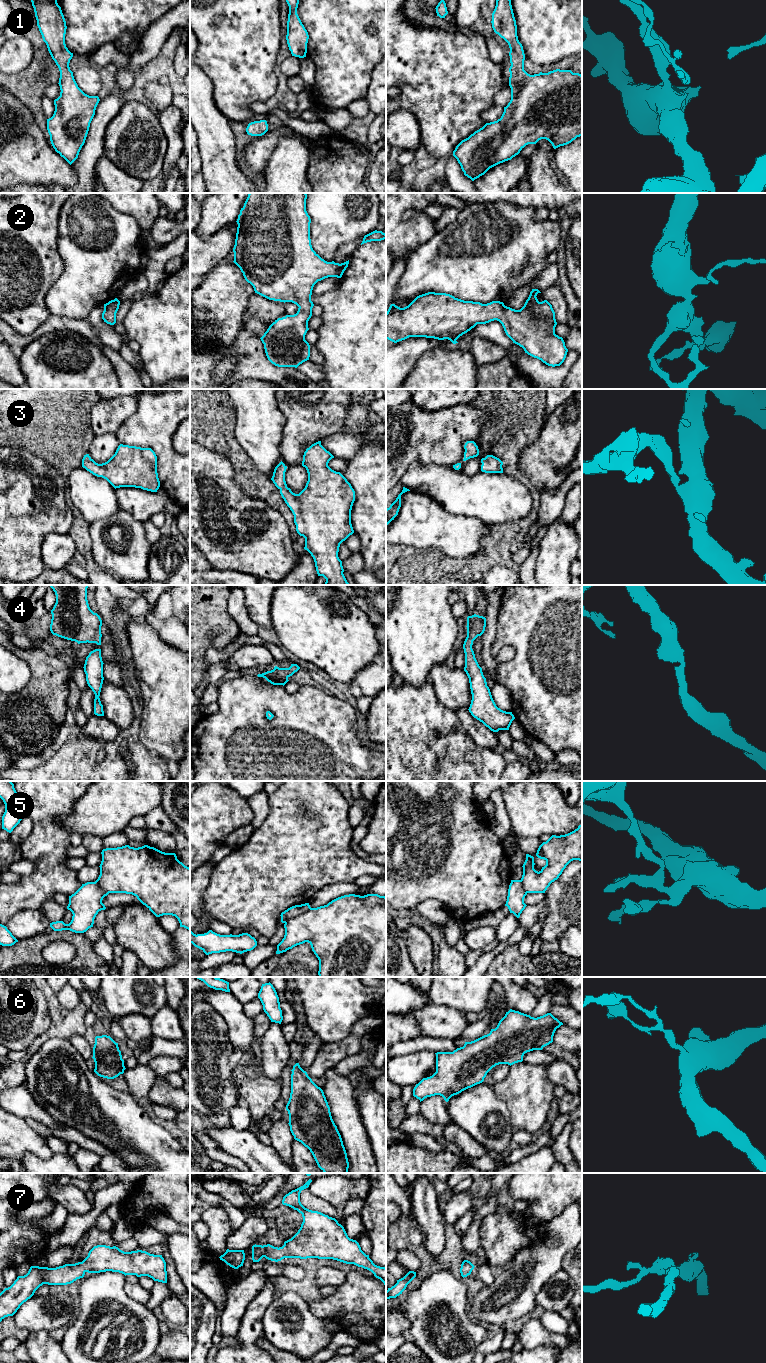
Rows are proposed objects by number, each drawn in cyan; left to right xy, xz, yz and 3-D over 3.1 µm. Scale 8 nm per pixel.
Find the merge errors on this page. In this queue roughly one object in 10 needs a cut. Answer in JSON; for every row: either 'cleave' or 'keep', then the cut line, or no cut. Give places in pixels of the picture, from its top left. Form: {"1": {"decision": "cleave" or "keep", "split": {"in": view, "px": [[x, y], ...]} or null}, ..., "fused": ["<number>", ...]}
{"1": {"decision": "keep", "split": null}, "2": {"decision": "keep", "split": null}, "3": {"decision": "keep", "split": null}, "4": {"decision": "keep", "split": null}, "5": {"decision": "keep", "split": null}, "6": {"decision": "keep", "split": null}, "7": {"decision": "keep", "split": null}, "fused": []}

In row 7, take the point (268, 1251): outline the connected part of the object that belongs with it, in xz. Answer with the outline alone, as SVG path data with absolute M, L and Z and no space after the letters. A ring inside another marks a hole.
M309 1179L303 1186L292 1190L283 1197L282 1204L297 1210L302 1214L303 1222L298 1232L289 1240L284 1242L282 1247L274 1247L267 1245L253 1245L252 1246L252 1260L259 1262L263 1257L271 1261L281 1261L284 1258L318 1258L318 1259L333 1259L346 1264L354 1264L371 1271L374 1276L380 1279L385 1285L386 1291L386 1268L377 1266L366 1255L356 1240L350 1239L344 1227L338 1223L335 1218L329 1217L318 1211L312 1211L305 1208L300 1202L300 1193L302 1190L309 1187L312 1182Z

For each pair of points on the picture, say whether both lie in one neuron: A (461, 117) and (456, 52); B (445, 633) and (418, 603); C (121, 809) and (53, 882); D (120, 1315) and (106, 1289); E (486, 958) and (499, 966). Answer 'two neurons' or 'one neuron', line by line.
A: one neuron
B: one neuron
C: two neurons
D: one neuron
E: two neurons

